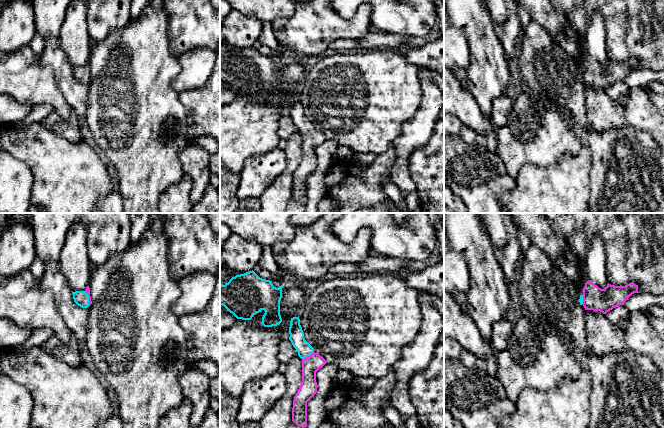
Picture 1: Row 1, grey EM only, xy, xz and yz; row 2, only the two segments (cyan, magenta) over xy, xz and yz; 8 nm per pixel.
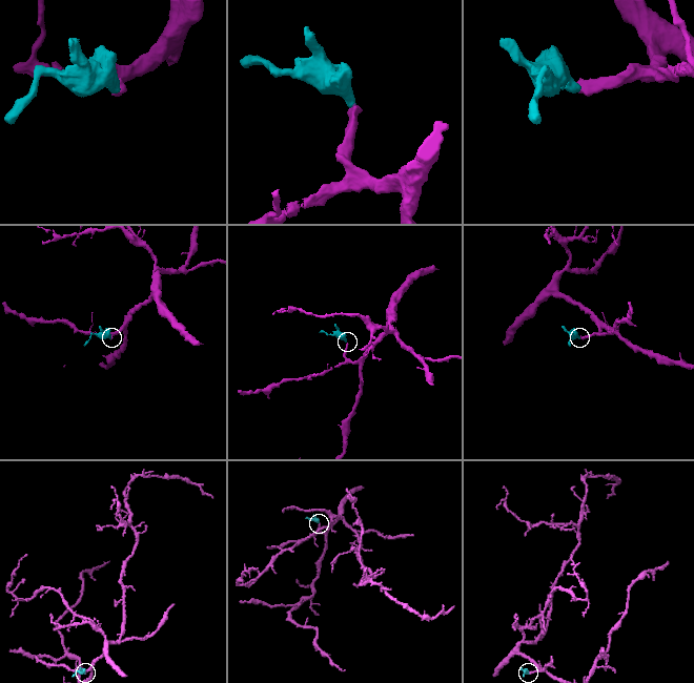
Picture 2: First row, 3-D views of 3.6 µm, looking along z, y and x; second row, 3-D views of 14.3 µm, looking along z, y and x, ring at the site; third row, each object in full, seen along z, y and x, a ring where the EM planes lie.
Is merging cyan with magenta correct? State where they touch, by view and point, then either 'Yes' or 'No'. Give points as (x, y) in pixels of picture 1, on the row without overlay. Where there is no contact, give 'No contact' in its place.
Touches cyan at xz (307, 131). Yes

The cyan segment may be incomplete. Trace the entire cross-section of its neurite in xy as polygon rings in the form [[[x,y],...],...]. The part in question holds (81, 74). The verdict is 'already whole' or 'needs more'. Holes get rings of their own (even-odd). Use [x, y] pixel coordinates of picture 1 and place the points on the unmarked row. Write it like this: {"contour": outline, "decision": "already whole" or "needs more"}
{"contour": [[[87,62],[84,67],[76,67],[72,68],[72,70],[74,78],[78,82],[82,84],[88,84],[92,80],[89,62]]], "decision": "needs more"}

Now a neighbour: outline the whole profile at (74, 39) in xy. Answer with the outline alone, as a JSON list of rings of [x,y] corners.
[[[73,0],[66,11],[59,42],[71,68],[85,67],[90,59],[87,7],[83,0]]]

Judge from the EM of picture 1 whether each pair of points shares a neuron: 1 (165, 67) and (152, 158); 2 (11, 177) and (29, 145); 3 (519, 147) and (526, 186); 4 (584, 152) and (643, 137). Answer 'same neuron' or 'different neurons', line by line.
1: same neuron
2: different neurons
3: different neurons
4: different neurons

